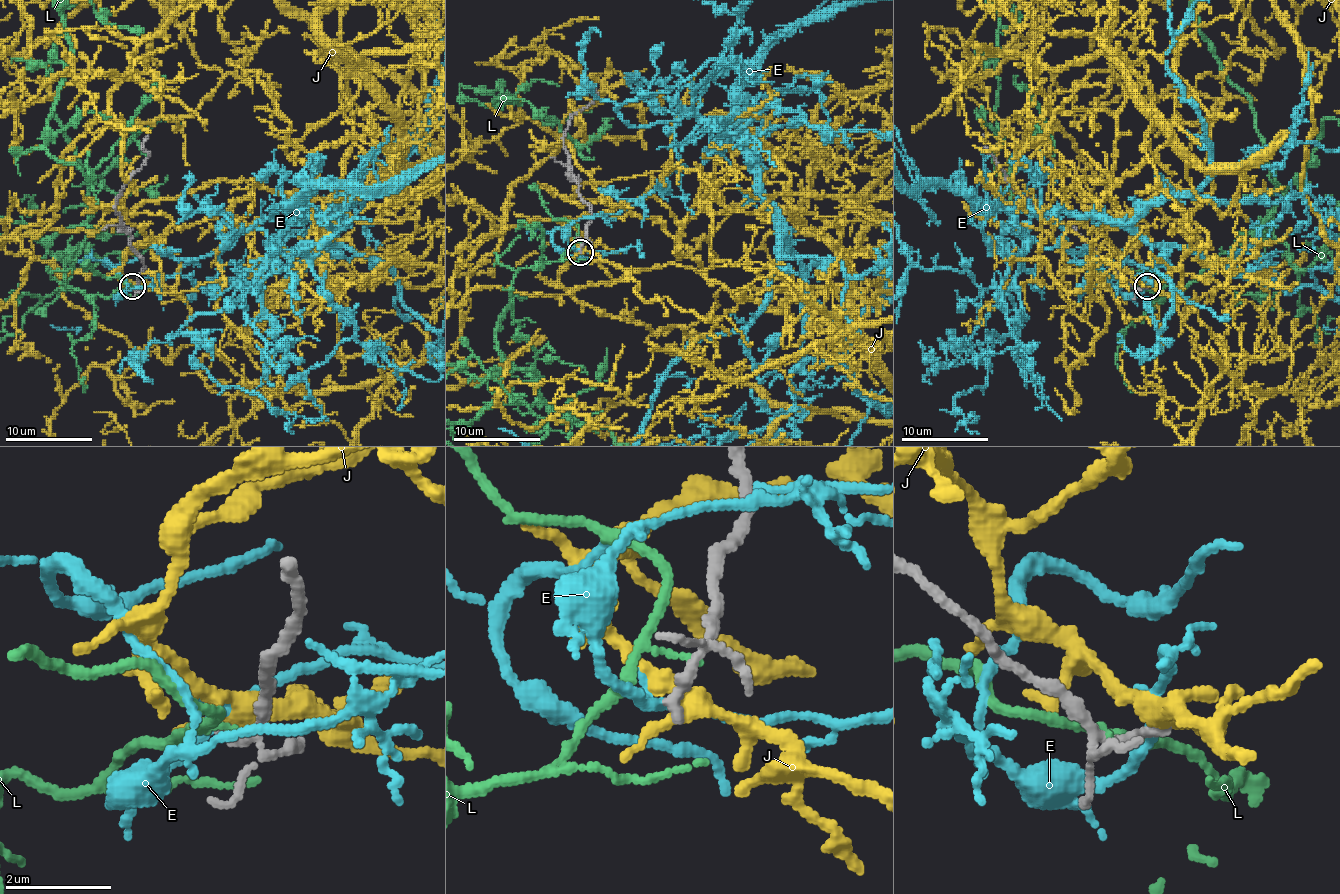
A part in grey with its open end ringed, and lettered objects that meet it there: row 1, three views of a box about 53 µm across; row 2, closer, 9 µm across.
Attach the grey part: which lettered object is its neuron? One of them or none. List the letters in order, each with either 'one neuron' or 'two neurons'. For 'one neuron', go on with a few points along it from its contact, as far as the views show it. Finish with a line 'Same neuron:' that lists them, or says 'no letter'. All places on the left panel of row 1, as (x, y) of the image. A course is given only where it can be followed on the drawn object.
E: two neurons
J: two neurons
L: two neurons
Same neuron: no letter

